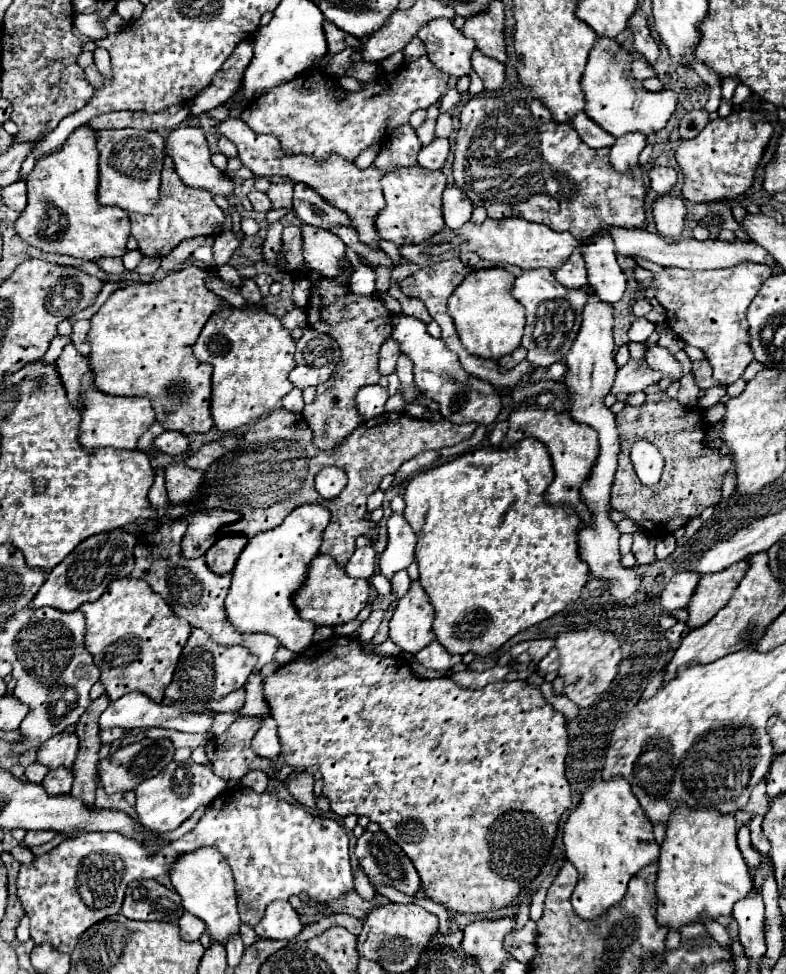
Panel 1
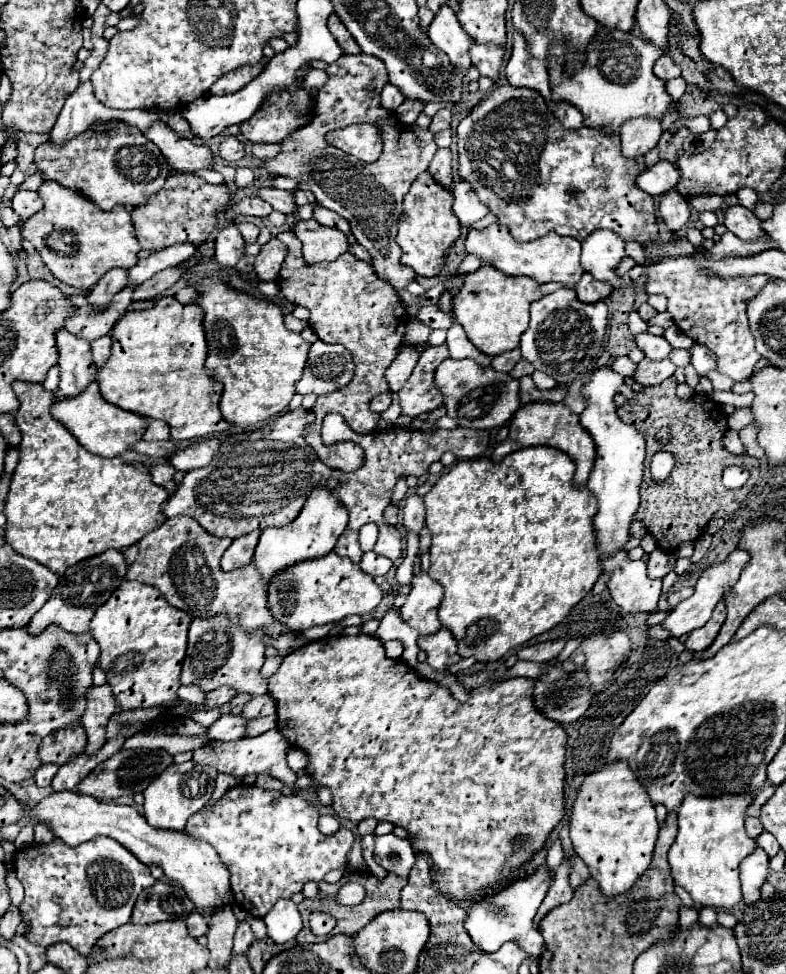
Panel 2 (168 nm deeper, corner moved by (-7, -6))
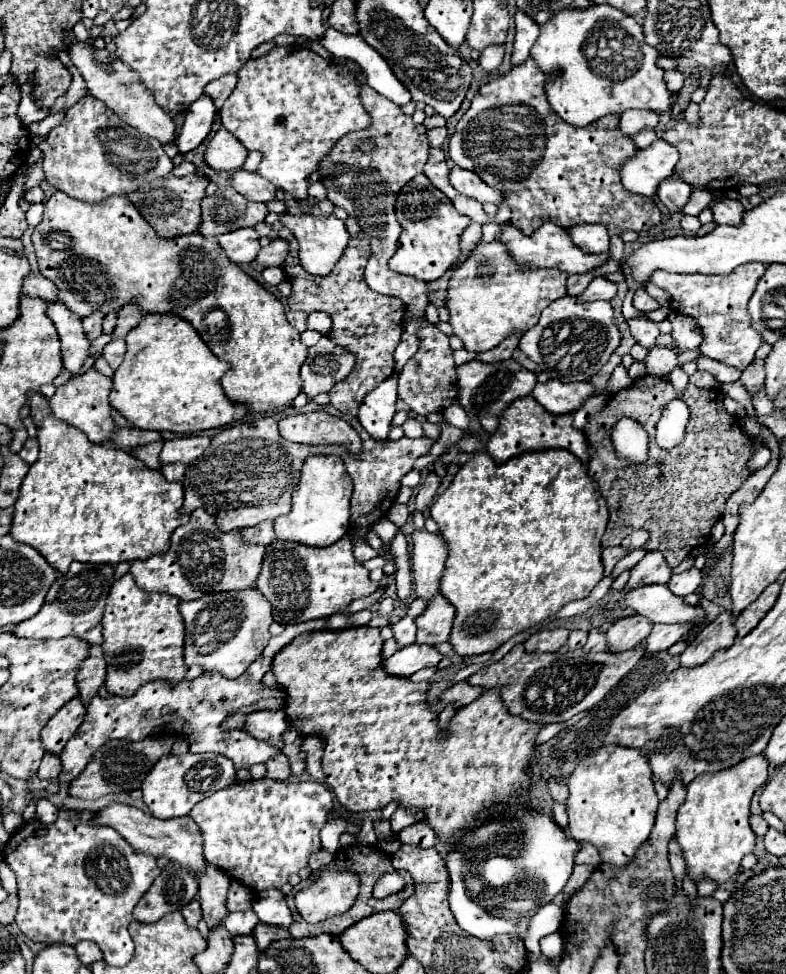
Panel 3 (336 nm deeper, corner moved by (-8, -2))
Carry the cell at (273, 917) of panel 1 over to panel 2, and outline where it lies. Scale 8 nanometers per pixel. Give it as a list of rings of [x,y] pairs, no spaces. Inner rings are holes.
[[[279,899],[275,907],[263,917],[263,921],[267,925],[267,935],[275,943],[295,939],[297,933],[301,931],[301,915],[291,899]]]

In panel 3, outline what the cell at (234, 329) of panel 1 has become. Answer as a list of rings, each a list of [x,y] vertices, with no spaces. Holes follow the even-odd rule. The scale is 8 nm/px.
[[[56,191],[44,201],[44,217],[34,227],[32,243],[42,275],[58,287],[60,299],[78,317],[90,315],[92,311],[118,311],[134,299],[146,313],[168,311],[190,319],[210,351],[234,369],[234,377],[222,377],[226,397],[248,407],[248,411],[272,413],[292,405],[294,397],[302,391],[300,367],[306,361],[308,347],[300,341],[300,333],[286,321],[280,299],[236,267],[236,263],[220,251],[216,239],[204,239],[200,233],[190,233],[164,241],[154,235],[152,227],[126,195],[114,195],[112,199],[106,199],[106,203],[88,205]]]

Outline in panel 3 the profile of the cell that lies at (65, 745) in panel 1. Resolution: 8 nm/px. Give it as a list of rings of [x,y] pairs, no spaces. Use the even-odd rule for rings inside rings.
[[[72,699],[72,703],[66,703],[56,715],[54,719],[42,729],[40,741],[44,745],[44,749],[52,755],[60,755],[66,741],[72,739],[72,735],[76,735],[78,727],[84,723],[86,717],[86,707],[80,703],[80,699]]]

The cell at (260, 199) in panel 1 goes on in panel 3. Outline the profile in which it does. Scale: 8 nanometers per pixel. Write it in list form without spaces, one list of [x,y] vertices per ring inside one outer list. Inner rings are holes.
[[[228,187],[202,199],[200,235],[218,237],[240,227],[254,227],[256,223],[264,221],[266,215],[268,209],[264,203],[248,201],[244,195]]]

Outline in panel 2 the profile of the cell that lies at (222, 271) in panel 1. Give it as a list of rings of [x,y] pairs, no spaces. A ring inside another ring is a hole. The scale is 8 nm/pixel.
[[[229,225],[217,233],[215,241],[215,259],[225,267],[235,267],[235,263],[245,253],[245,241],[237,225]]]

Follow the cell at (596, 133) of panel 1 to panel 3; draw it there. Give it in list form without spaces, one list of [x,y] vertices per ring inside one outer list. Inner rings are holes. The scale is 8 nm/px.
[[[516,11],[514,21],[516,21],[516,39],[512,51],[512,67],[522,65],[530,57],[530,49],[540,35],[540,27],[532,23],[532,19],[528,19],[528,15],[524,15],[522,11]]]

